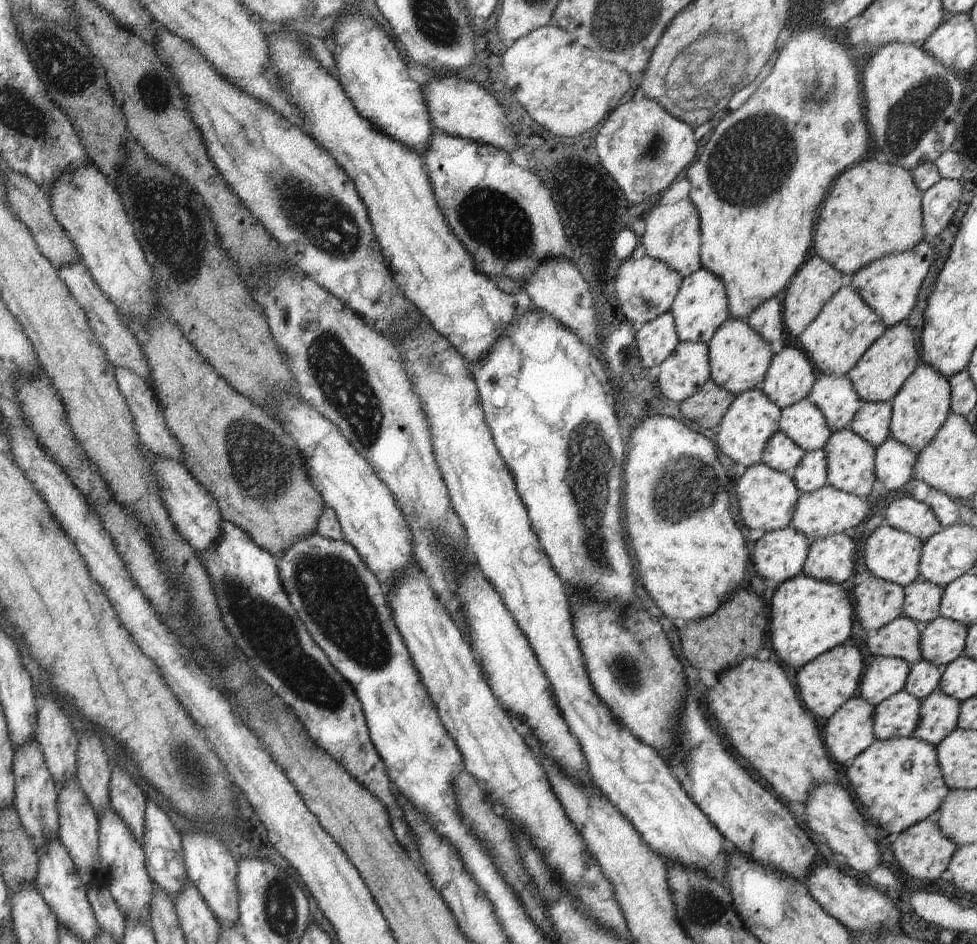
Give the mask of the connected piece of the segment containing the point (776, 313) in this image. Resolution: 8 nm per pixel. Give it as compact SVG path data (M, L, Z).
M776 296L761 304L746 322L766 341L778 342L784 334L781 301Z

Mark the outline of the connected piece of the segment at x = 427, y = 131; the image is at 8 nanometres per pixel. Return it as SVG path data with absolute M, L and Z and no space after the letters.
M358 11L344 13L338 15L338 18L334 32L336 48L333 57L336 78L345 95L352 101L358 114L368 120L372 126L377 127L382 134L413 148L419 155L423 154L431 143L431 136L438 130L432 124L427 101L423 95L424 88L408 77L408 66L402 60L402 52L398 52L396 46L392 44L392 40L376 26L376 22L372 22L372 18L364 16L364 13Z

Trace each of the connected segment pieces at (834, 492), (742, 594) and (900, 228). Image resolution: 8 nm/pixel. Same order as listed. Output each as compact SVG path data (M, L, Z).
M826 484L814 492L801 493L789 526L807 536L810 541L815 541L836 533L850 533L868 516L868 510L870 506L865 499Z
M747 585L738 587L735 593L732 593L711 615L685 622L682 628L677 629L682 642L682 654L686 652L686 658L694 668L708 669L718 676L724 669L729 669L748 657L758 655L762 643L768 637L769 615L760 596L756 596L750 590Z
M880 158L860 161L838 176L828 198L820 205L819 217L813 230L812 253L828 261L846 278L883 256L900 254L926 240L922 224L923 192L914 182L911 171L886 163Z

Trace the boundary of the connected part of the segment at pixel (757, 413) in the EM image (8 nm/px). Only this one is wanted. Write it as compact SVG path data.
M759 386L735 395L720 424L715 428L718 448L726 456L732 458L736 464L742 464L746 468L758 464L762 460L764 446L773 434L780 431L780 417L781 408L768 400L768 397L761 391Z

